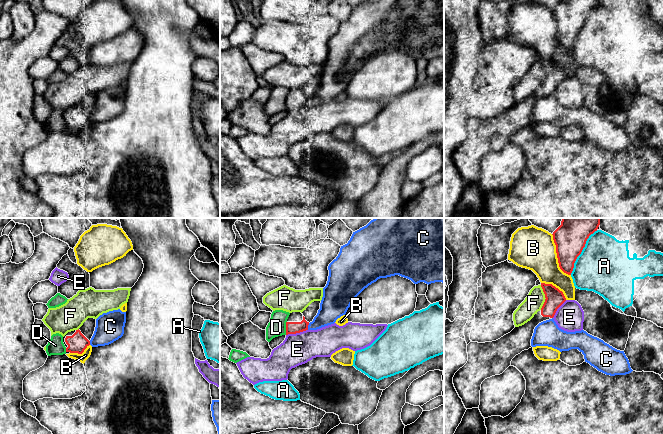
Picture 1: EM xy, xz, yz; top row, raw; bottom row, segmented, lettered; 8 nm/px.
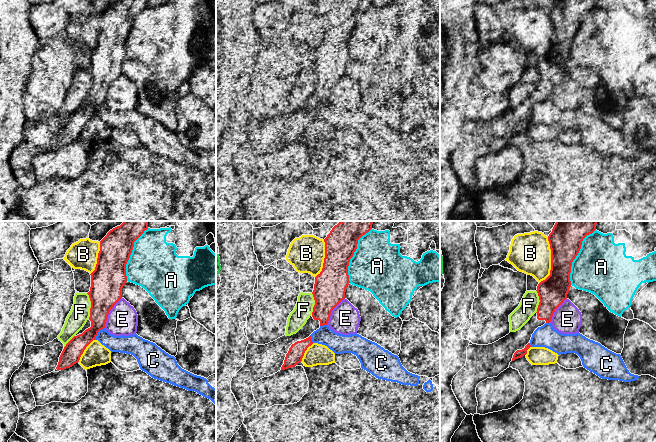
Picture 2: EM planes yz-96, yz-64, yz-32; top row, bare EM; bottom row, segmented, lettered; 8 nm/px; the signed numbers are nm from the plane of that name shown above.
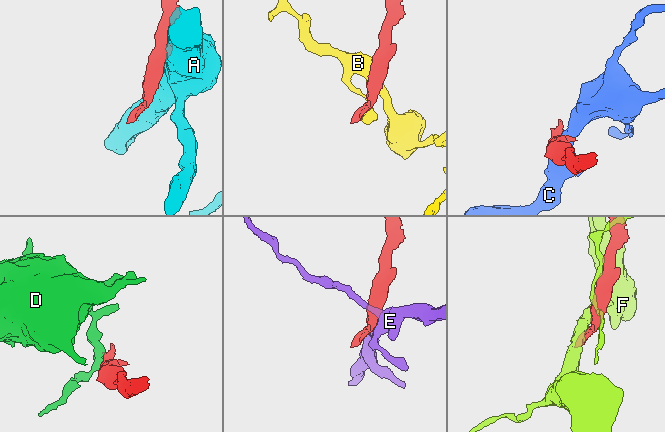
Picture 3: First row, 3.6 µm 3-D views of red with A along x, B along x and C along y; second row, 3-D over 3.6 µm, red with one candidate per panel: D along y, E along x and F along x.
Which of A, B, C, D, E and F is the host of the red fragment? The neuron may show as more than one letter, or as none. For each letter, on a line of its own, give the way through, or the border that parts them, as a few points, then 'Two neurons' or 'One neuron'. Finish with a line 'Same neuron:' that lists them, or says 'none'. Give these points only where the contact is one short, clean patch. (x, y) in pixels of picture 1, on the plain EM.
A: Two neurons
B: Two neurons
C: Two neurons
D: Boundary: xz (286, 97), (285, 110). Two neurons
E: Two neurons
F: Two neurons
Same neuron: none

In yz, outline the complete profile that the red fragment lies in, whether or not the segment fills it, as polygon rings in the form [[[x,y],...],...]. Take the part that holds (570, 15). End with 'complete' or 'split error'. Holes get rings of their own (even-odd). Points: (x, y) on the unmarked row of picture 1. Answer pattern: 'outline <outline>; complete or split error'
outline [[[561,0],[553,8],[556,29],[560,45],[571,51],[574,39],[585,23],[591,10],[600,0]]]; complete

